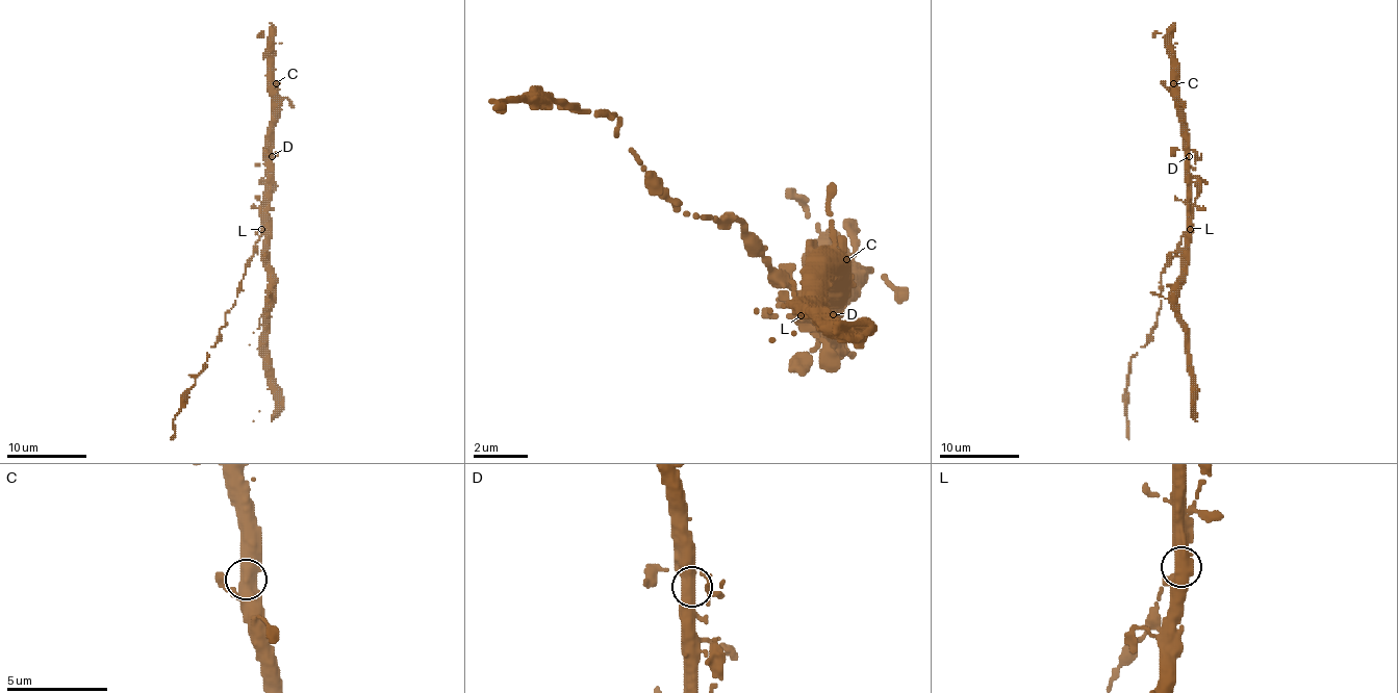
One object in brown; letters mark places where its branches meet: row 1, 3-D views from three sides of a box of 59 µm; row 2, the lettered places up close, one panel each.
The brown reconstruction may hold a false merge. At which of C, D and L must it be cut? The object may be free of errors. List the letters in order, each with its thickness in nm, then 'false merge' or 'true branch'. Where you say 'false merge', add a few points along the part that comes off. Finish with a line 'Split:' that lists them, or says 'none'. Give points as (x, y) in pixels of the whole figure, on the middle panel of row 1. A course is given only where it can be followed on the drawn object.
C: 360 nm thick; true branch
D: 400 nm thick; true branch
L: 240 nm thick; false merge; foreign part runs (798, 314), (737, 219), (676, 205), (614, 136), (614, 117), (547, 103), (491, 109)
Split: L

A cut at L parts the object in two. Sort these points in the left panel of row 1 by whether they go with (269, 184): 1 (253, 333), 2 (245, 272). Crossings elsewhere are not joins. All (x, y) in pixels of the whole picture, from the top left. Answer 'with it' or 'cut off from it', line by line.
1: with it
2: cut off from it

